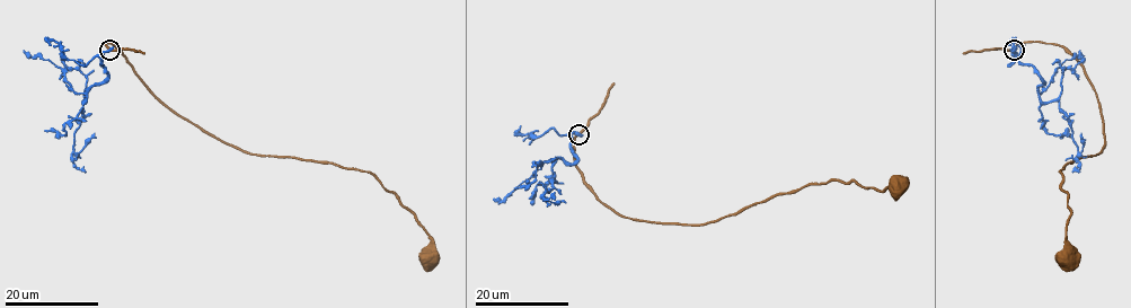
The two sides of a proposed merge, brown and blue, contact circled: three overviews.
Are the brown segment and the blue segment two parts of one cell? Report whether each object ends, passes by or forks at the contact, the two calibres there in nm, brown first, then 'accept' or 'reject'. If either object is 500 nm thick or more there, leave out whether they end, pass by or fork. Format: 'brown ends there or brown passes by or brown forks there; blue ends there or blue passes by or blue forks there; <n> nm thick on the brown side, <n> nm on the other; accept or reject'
brown passes by; blue ends there; 280 nm thick on the brown side, 480 nm on the other; reject

